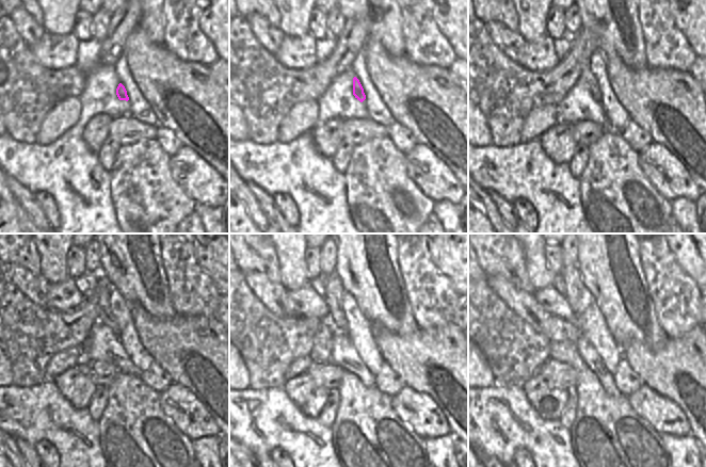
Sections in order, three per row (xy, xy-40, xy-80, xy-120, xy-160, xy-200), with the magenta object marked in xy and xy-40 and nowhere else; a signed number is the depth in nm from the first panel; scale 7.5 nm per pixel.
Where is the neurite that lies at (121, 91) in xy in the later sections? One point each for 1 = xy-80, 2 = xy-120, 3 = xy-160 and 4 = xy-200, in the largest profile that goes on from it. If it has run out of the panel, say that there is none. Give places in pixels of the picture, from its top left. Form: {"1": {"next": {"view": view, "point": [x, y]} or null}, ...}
{"1": {"next": {"view": "xy-80", "point": [586, 74]}}, "2": {"next": {"view": "xy-120", "point": [102, 288]}}, "3": {"next": {"view": "xy-160", "point": [334, 289]}}, "4": {"next": {"view": "xy-200", "point": [571, 276]}}}

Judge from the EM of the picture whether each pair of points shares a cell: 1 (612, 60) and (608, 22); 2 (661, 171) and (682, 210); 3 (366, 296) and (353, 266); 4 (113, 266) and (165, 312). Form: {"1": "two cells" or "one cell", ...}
{"1": "two cells", "2": "two cells", "3": "one cell", "4": "one cell"}

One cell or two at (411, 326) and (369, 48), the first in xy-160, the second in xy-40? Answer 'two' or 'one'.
two

